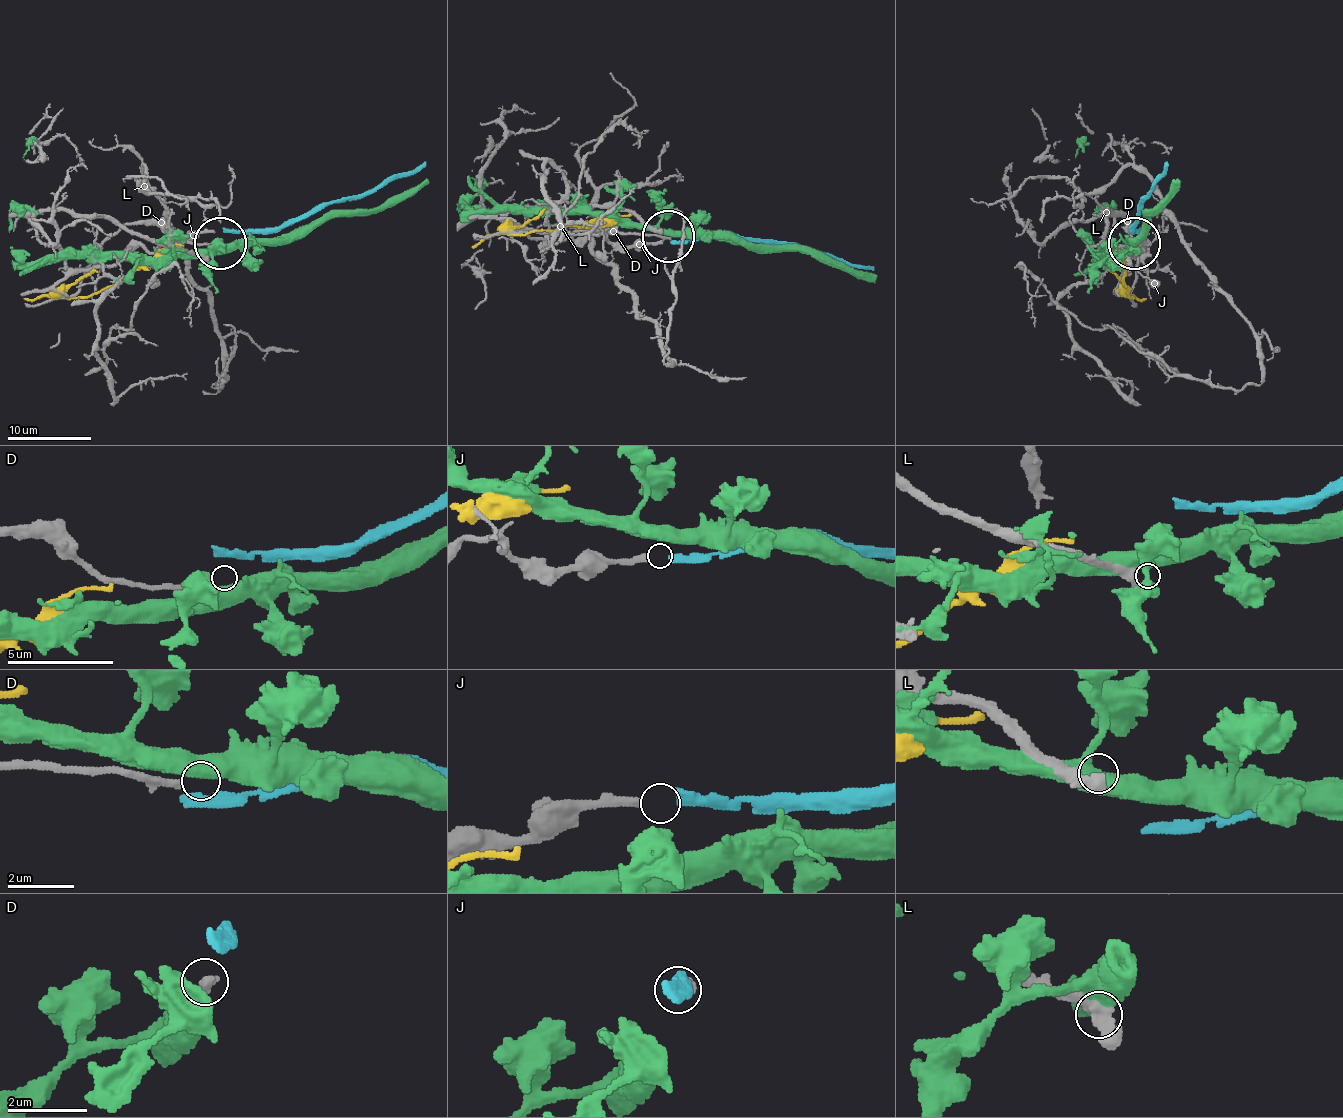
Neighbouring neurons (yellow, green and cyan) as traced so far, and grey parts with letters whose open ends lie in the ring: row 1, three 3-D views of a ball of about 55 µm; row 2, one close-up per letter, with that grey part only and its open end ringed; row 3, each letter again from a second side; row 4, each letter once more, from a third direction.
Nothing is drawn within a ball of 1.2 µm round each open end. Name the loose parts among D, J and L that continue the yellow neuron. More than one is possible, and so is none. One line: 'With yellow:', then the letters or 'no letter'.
With yellow: no letter

